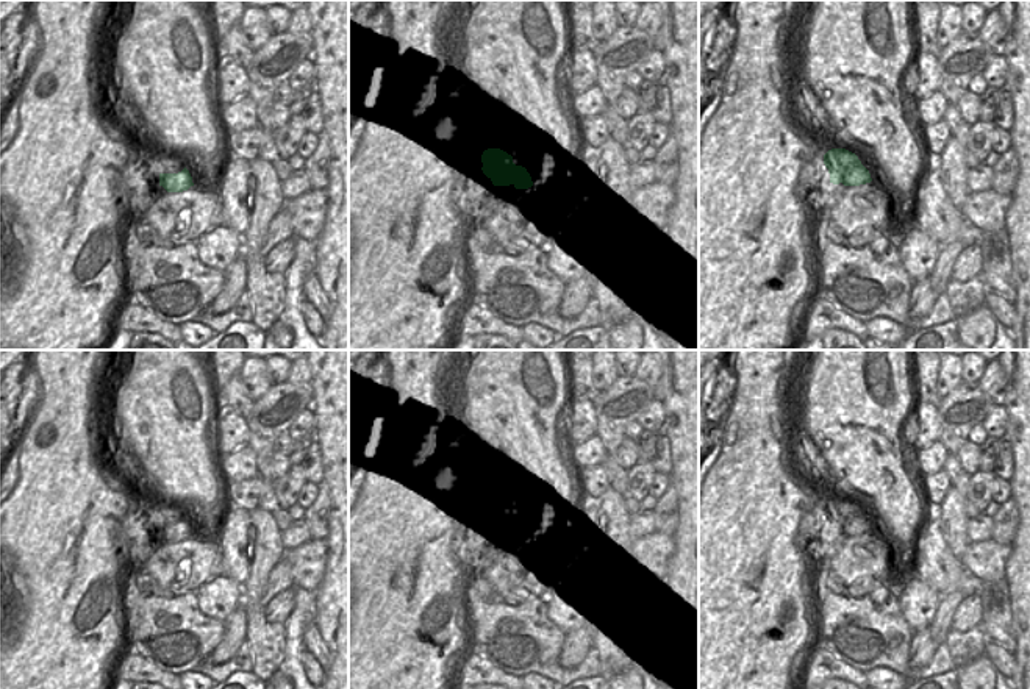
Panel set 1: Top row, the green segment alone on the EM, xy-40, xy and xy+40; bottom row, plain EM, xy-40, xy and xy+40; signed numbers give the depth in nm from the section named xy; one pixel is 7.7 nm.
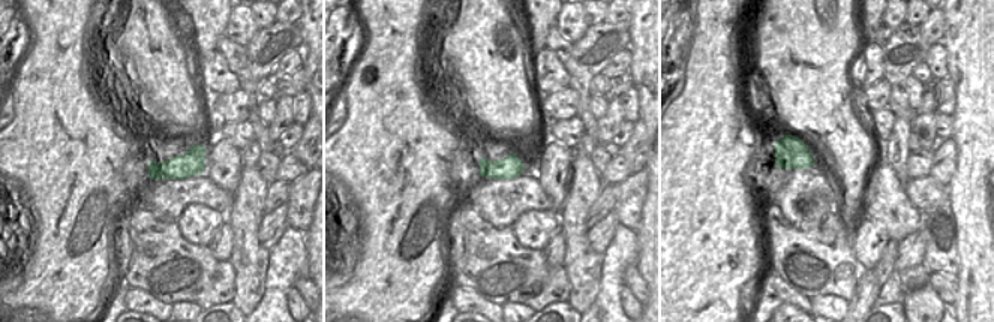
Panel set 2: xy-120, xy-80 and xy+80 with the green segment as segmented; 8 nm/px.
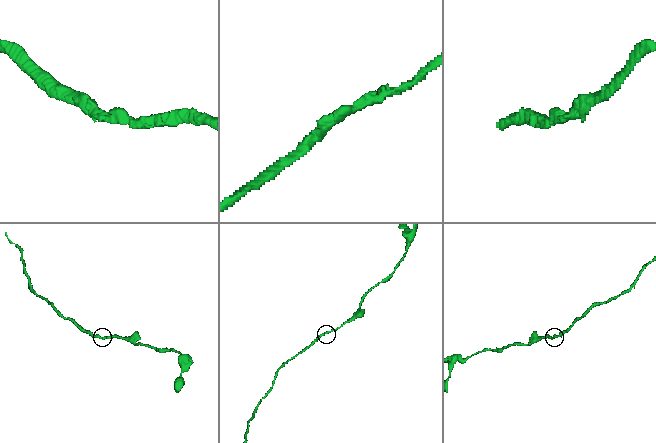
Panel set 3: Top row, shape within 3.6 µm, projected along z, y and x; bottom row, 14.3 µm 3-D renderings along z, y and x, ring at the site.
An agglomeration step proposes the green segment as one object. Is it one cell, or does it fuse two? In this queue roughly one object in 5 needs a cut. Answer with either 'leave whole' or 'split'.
leave whole

